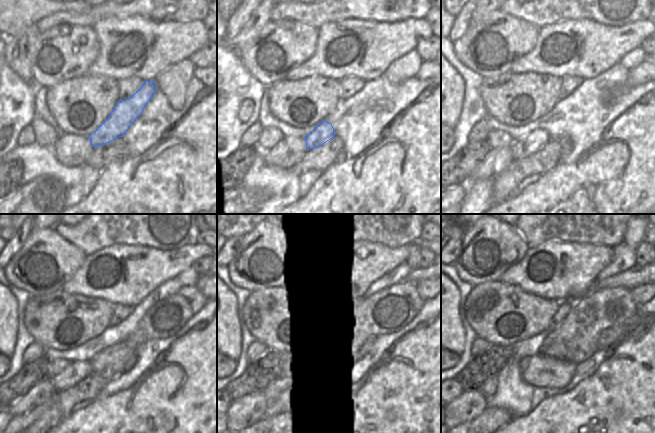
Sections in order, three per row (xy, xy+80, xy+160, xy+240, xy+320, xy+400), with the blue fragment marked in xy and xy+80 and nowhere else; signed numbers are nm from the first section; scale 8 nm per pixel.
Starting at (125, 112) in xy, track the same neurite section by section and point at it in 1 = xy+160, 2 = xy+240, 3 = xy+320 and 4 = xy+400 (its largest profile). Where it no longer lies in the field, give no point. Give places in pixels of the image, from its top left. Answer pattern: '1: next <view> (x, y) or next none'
1: next xy+160 (534, 141)
2: next xy+240 (77, 371)
3: next xy+320 (270, 392)
4: next xy+400 (488, 389)

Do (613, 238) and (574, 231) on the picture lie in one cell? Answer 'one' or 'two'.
one

